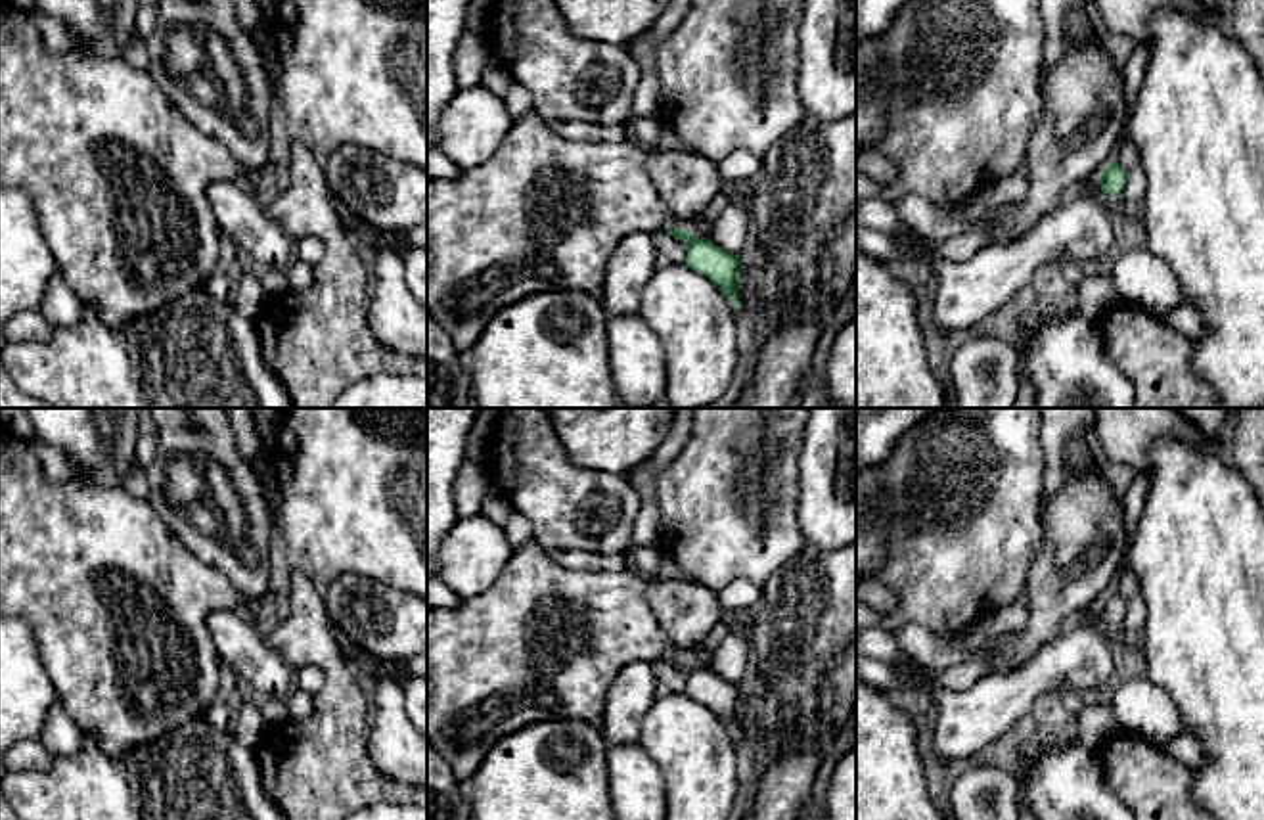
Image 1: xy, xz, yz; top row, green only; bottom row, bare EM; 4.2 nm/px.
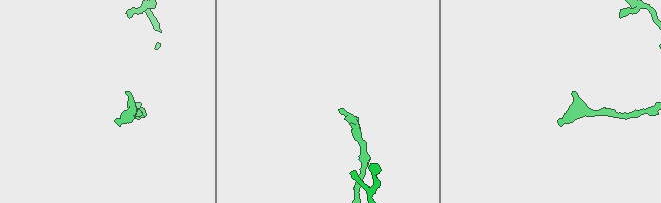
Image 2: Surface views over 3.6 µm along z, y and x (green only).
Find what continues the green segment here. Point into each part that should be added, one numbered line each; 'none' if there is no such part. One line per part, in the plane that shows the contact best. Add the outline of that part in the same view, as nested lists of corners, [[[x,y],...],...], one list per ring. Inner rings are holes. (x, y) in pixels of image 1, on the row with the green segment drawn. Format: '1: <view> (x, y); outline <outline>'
none

